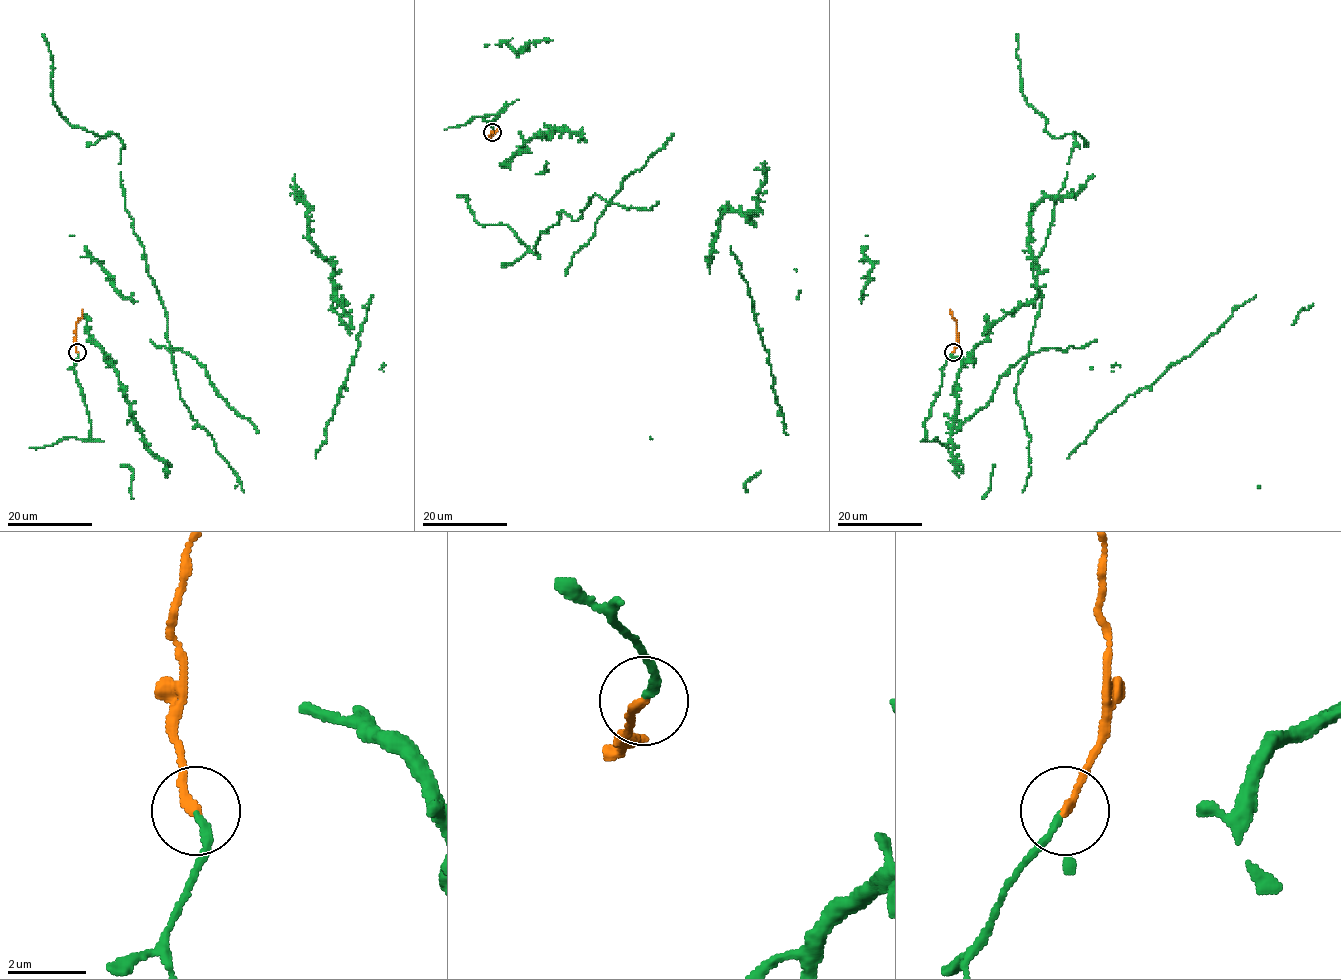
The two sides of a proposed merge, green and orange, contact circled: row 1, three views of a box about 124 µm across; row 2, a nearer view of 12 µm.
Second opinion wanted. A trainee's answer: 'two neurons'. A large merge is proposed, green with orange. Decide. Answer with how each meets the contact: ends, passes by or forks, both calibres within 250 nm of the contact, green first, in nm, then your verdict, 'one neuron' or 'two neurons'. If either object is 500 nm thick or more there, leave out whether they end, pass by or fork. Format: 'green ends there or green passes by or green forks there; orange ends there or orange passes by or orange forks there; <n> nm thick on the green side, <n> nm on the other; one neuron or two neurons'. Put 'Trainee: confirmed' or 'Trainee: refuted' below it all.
green ends there; orange ends there; 160 nm thick on the green side, 240 nm on the other; one neuron
Trainee: refuted

